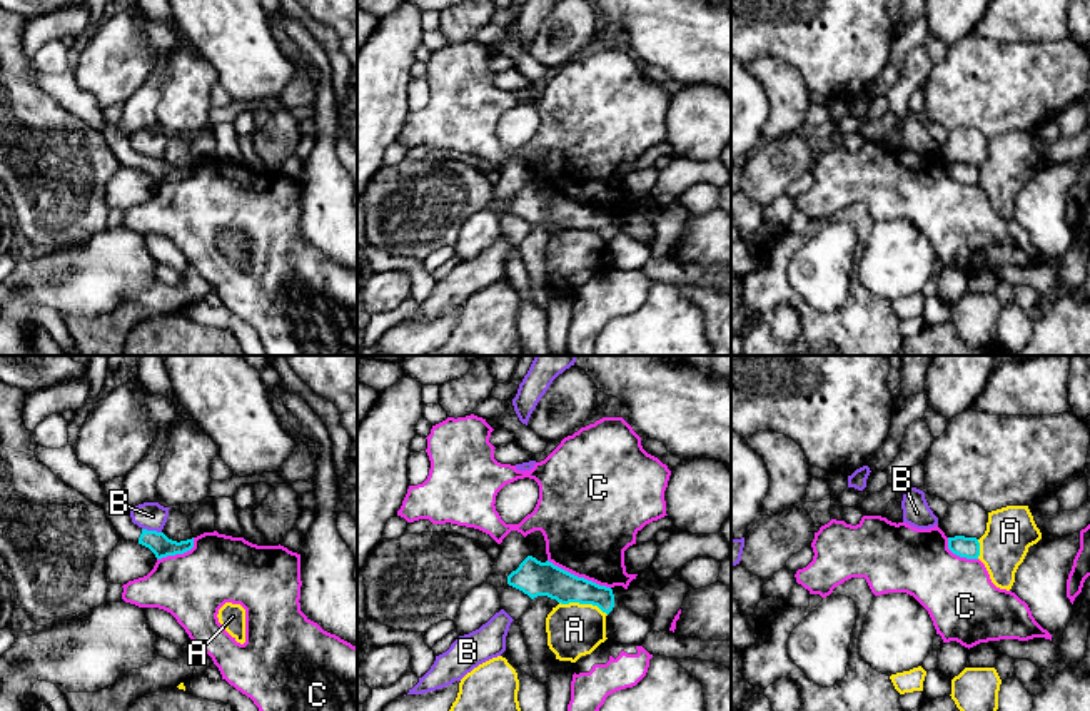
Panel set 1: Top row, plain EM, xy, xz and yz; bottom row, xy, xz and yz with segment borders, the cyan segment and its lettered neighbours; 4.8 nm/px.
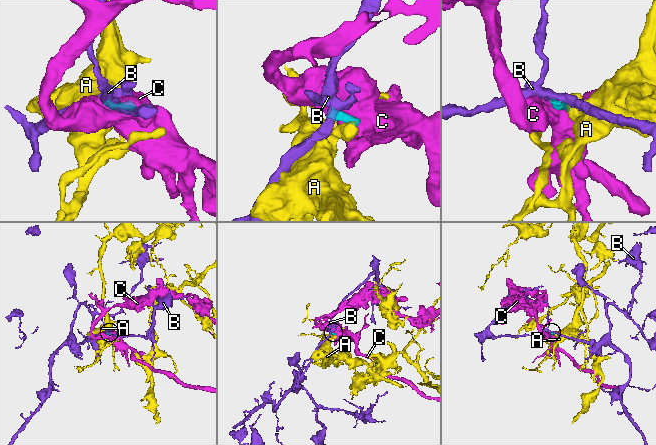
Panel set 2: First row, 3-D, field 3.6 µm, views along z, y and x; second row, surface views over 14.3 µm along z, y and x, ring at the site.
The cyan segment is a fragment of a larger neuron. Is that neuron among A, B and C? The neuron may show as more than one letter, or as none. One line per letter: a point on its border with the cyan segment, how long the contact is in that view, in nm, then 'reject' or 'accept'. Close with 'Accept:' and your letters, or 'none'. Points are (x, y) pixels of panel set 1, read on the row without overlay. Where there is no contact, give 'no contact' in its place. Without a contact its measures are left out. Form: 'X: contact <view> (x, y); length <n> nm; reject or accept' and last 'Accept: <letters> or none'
A: contact xz (583, 229); length 240 nm; reject
B: contact xy (152, 157); length 100 nm; reject
C: contact xz (580, 204); length 340 nm; reject
Accept: none

